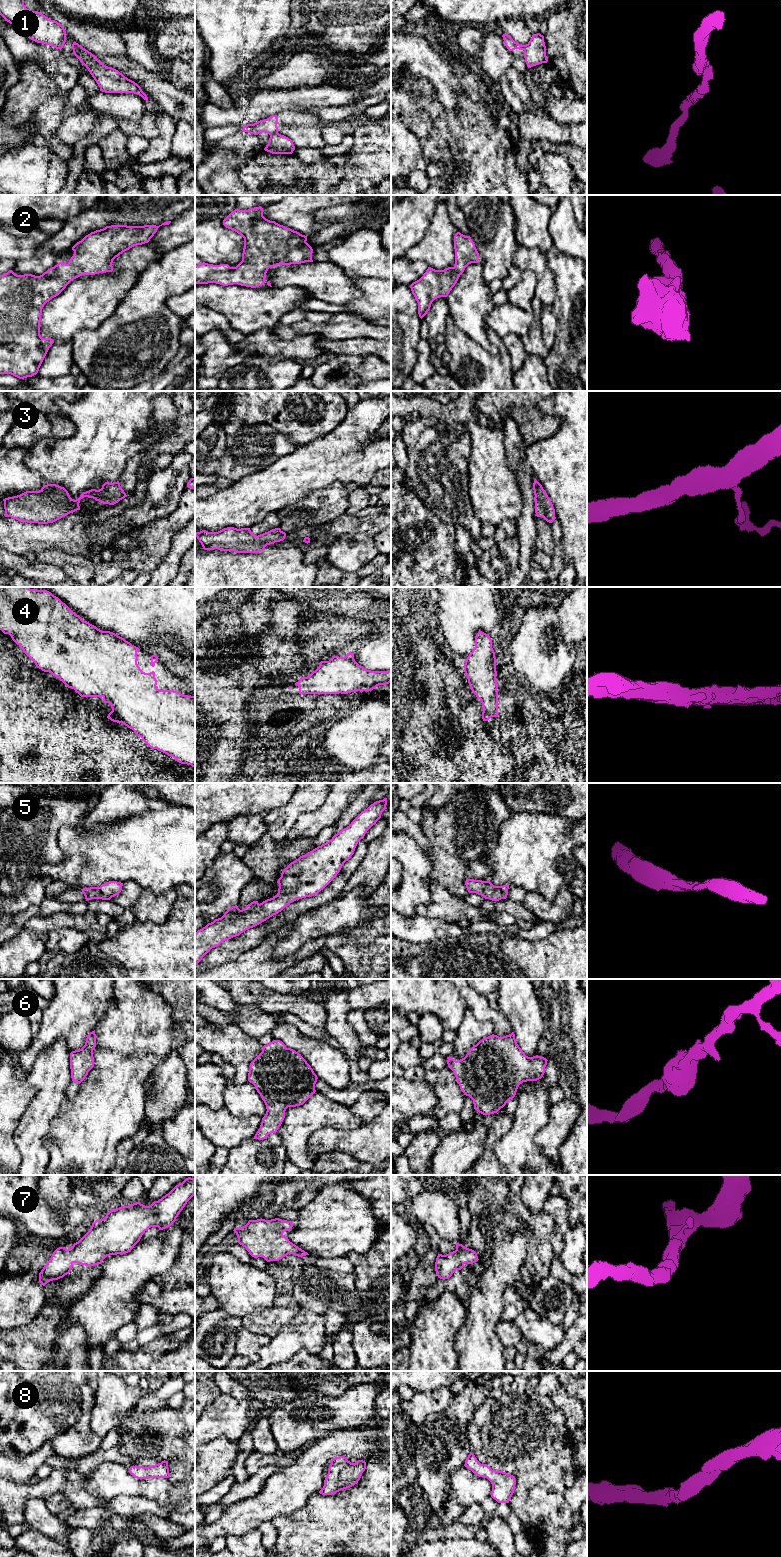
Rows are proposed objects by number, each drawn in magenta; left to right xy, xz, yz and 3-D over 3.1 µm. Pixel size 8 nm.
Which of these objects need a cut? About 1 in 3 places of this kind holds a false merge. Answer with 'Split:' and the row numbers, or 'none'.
Split: 1

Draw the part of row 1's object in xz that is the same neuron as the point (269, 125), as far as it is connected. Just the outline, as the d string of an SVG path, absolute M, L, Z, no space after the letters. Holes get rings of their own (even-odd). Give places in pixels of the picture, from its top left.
M272 115L267 119L260 120L254 124L247 124L243 126L242 131L250 134L258 135L261 132L266 132L269 135L278 133L278 118L277 115Z

